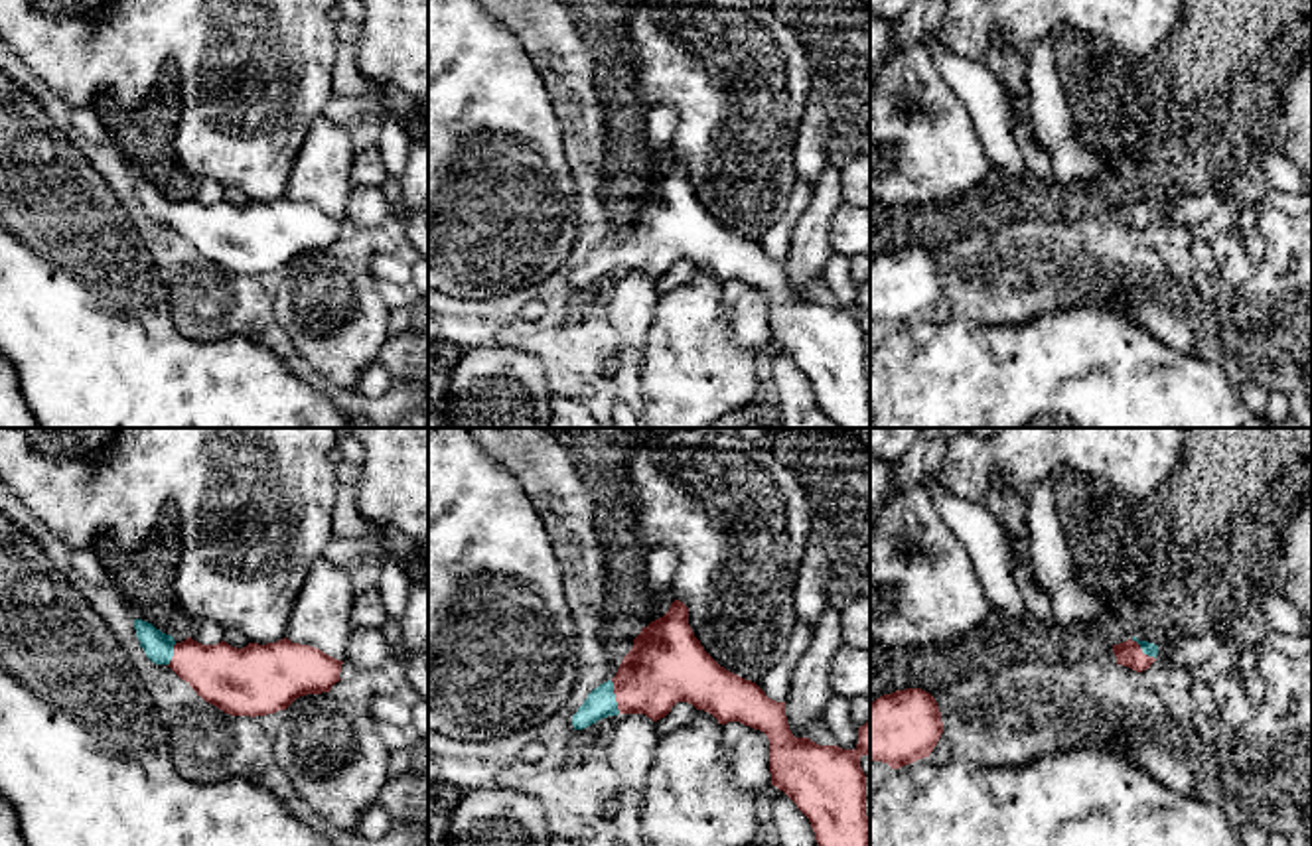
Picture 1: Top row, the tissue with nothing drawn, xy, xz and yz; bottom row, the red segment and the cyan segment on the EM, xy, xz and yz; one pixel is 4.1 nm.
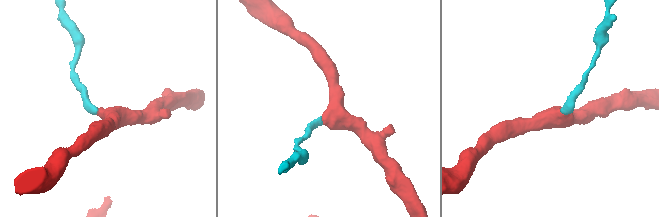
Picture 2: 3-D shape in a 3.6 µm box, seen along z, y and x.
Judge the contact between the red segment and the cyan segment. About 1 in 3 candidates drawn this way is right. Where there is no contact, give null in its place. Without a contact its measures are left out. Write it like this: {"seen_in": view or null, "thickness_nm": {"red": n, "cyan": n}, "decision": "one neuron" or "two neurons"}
{"seen_in": "xz", "thickness_nm": {"red": 320, "cyan": 120}, "decision": "one neuron"}

